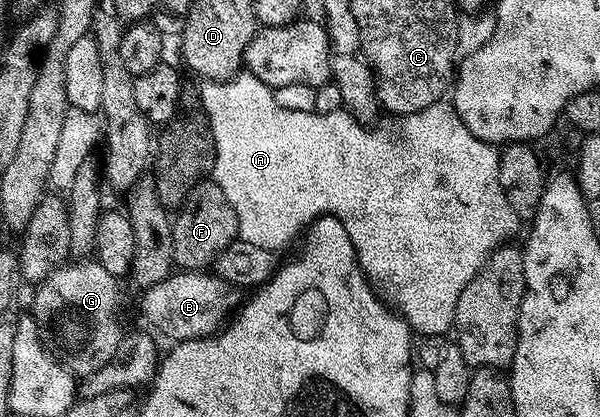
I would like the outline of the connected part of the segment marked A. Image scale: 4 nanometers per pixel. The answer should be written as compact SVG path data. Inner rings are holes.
M241 73L236 76L236 78L226 79L224 81L205 81L200 84L202 87L199 87L200 93L199 98L201 100L202 108L207 109L207 114L209 117L209 129L210 131L215 133L215 138L217 141L217 162L215 164L215 182L219 184L219 186L225 188L225 196L227 197L227 201L231 201L233 203L233 208L235 209L235 217L239 220L239 238L243 241L251 241L252 243L257 243L259 245L259 249L267 249L268 251L277 253L280 252L279 249L281 247L281 226L285 226L289 231L297 231L300 232L302 228L306 226L310 222L310 219L314 216L314 210L317 210L317 213L328 213L334 215L335 218L342 220L345 224L345 228L347 229L347 237L351 241L351 245L355 249L355 253L357 254L357 264L360 265L362 271L365 272L370 284L392 306L395 308L397 314L402 315L404 319L409 322L410 328L414 332L420 333L420 331L449 331L451 327L451 317L455 313L455 309L457 308L457 298L461 296L461 290L465 288L465 284L472 281L474 275L477 274L478 271L481 270L482 262L489 258L490 251L496 249L496 247L508 244L510 242L509 239L512 237L513 233L513 207L509 204L509 199L507 196L506 188L500 186L497 181L497 172L501 168L502 164L499 162L499 151L496 146L487 144L483 142L479 137L475 137L475 133L471 129L467 129L467 125L462 121L459 117L459 113L457 112L456 106L449 105L449 107L445 107L446 105L438 105L435 107L428 107L427 109L423 109L418 115L407 115L404 116L400 120L397 121L389 121L393 123L385 123L381 128L374 126L372 129L363 129L362 124L354 120L353 116L348 113L340 113L341 115L296 115L295 112L292 111L289 107L281 107L281 103L276 99L274 94L274 88L267 86L265 83L258 83L257 79L254 75L250 75L248 73Z

